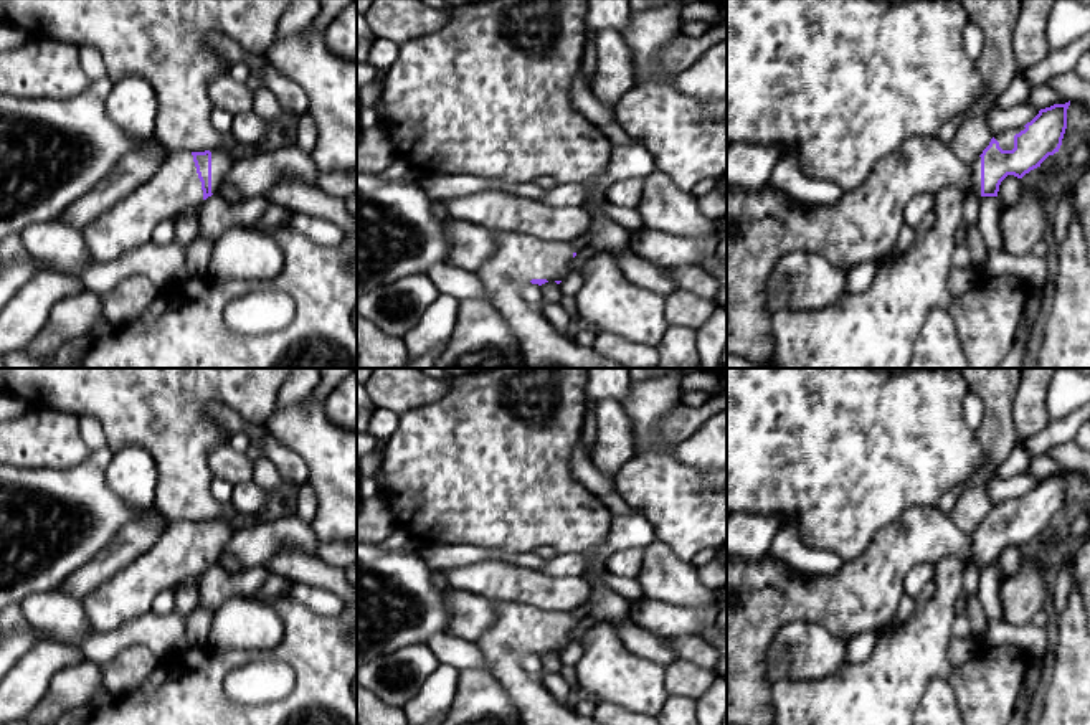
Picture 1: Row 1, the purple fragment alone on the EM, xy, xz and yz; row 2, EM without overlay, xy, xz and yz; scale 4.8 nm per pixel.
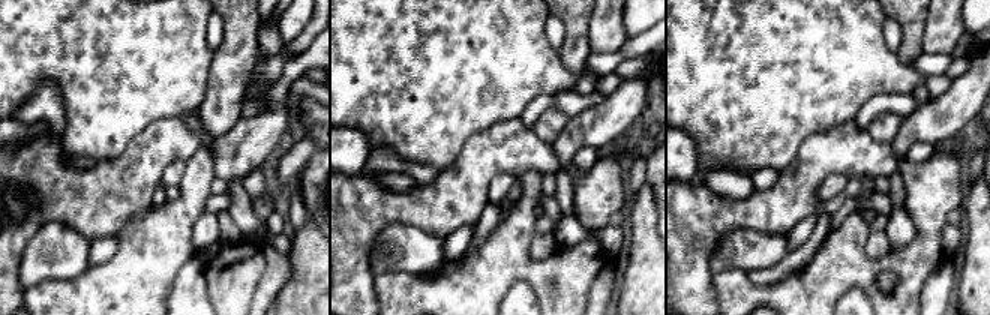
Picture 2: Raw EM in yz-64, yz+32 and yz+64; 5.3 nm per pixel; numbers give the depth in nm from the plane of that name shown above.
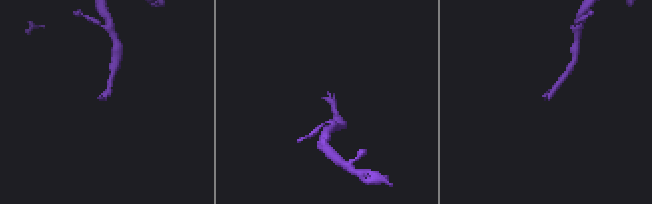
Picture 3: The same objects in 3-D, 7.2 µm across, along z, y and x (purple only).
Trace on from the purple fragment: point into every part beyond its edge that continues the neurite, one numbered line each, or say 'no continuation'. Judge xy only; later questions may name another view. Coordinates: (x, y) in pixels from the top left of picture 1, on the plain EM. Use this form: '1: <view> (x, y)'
1: xy (175, 557)

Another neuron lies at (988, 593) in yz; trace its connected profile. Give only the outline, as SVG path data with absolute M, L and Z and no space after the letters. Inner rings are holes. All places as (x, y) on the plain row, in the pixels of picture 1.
M998 566L978 568L978 591L976 598L981 603L984 613L993 621L1004 621L1002 603L1001 603L1001 573Z

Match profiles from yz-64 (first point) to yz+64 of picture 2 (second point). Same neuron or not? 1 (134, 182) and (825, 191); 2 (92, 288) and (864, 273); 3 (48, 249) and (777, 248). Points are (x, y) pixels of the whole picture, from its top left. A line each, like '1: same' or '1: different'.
1: different
2: same
3: same

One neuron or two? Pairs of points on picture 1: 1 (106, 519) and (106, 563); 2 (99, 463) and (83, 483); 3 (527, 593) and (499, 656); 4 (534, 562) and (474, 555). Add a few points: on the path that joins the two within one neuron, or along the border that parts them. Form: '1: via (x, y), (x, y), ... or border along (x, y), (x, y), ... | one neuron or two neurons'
1: border along (136, 521), (131, 521), (76, 570) | two neurons
2: via (94, 468), (88, 478) | one neuron
3: border along (492, 600), (511, 600), (560, 611) | two neurons
4: via (519, 559), (489, 555) | one neuron

